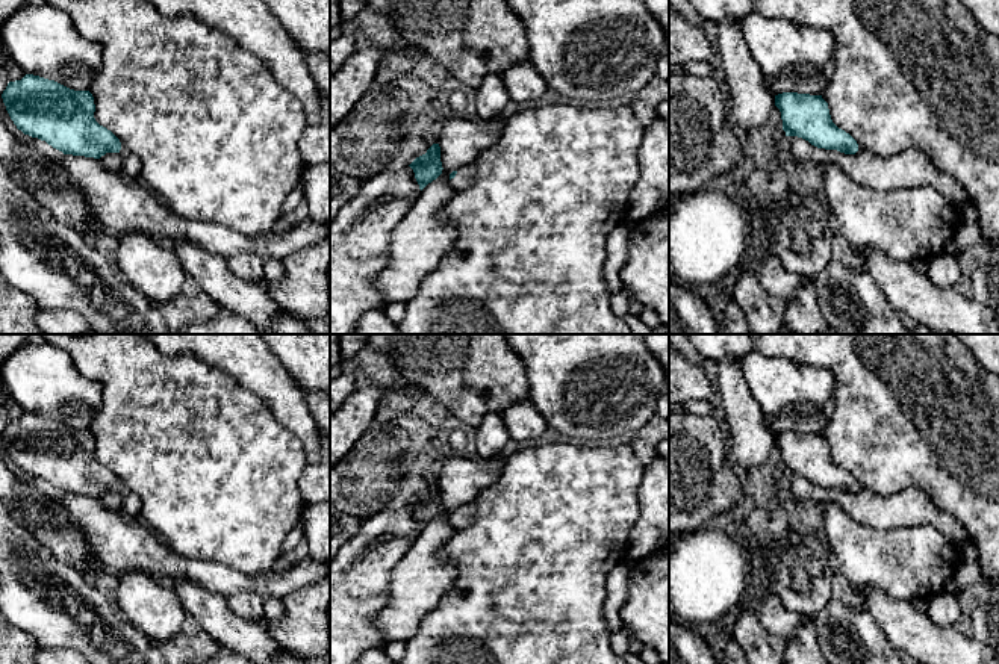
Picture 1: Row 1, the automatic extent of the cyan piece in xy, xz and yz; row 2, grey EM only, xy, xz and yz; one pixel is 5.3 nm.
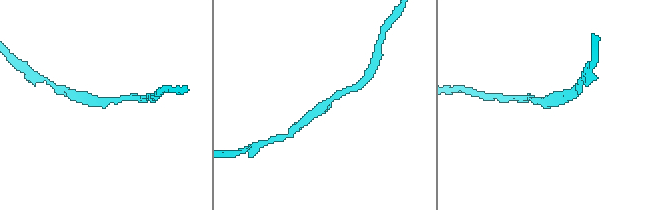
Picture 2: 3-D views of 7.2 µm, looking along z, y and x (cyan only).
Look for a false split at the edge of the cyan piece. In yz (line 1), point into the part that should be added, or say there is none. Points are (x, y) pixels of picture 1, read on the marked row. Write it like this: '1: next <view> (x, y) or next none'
1: next none

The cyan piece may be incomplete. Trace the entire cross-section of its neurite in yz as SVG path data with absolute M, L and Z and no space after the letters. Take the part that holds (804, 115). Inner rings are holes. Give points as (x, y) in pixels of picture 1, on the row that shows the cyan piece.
M783 92L775 95L775 106L781 112L786 136L798 136L817 148L845 154L858 151L857 141L832 123L822 95Z

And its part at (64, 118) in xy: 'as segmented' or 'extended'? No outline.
extended

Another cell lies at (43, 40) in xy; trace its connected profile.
M48 3L15 12L0 36L12 62L27 74L74 91L89 91L100 74L101 45L83 38L68 14Z

